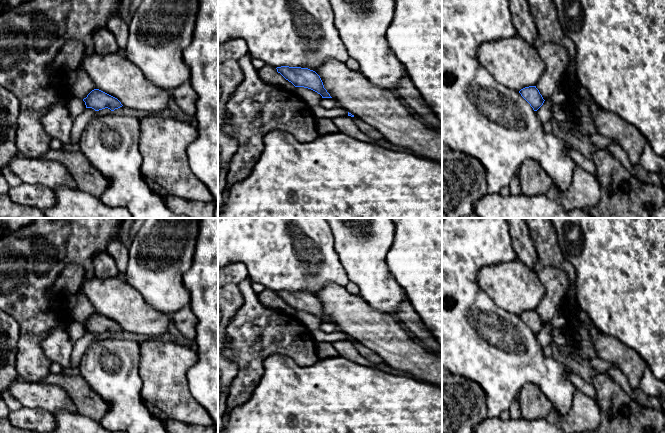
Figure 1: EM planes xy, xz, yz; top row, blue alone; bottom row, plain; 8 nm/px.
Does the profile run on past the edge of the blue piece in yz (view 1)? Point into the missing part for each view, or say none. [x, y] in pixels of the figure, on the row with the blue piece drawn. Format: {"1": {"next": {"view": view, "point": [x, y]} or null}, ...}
{"1": {"next": null}}

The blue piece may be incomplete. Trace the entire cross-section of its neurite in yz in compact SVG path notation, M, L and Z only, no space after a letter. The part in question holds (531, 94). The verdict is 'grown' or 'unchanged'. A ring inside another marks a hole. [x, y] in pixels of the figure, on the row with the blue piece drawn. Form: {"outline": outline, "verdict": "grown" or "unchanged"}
{"outline": "M536 86L525 87L521 89L519 93L530 104L534 111L537 111L545 101Z", "verdict": "unchanged"}

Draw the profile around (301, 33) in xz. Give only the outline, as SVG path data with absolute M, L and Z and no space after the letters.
M218 0L218 45L234 38L247 43L251 58L261 59L275 68L289 66L315 71L328 59L346 63L350 58L334 25L329 0Z

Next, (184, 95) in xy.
M190 81L178 86L171 93L181 112L190 117L195 115L197 95Z

